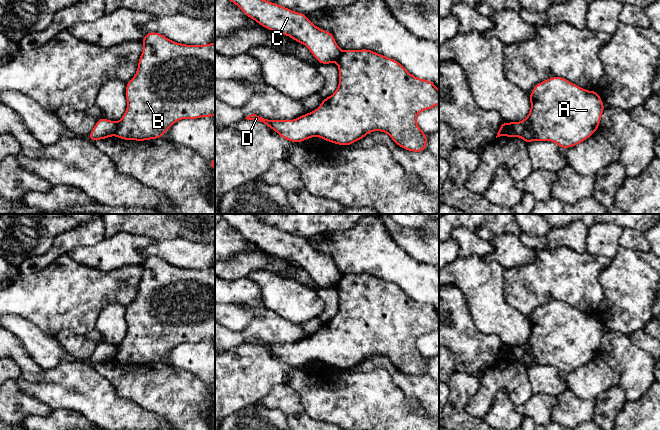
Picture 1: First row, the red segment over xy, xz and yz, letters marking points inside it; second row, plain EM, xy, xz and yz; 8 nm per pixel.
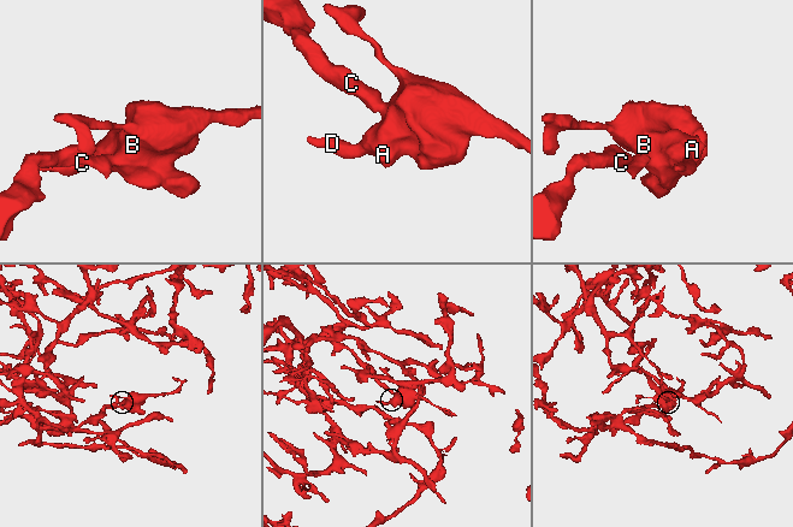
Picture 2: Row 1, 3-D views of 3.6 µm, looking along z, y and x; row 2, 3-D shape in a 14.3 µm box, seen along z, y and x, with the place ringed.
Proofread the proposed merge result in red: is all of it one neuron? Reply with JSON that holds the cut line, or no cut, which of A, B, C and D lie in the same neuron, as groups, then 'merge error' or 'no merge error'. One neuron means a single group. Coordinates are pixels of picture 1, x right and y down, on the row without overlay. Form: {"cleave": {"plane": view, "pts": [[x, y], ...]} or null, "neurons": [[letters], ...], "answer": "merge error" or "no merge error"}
{"cleave": {"plane": "xy", "pts": [[117, 346], [114, 358]]}, "neurons": [["A", "B", "D"], ["C"]], "answer": "merge error"}

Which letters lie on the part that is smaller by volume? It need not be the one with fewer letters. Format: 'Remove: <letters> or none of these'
Remove: A, B, D

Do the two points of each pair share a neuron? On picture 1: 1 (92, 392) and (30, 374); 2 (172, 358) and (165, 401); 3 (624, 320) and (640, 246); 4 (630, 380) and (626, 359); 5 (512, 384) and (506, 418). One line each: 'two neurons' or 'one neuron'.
1: two neurons
2: two neurons
3: two neurons
4: one neuron
5: two neurons

